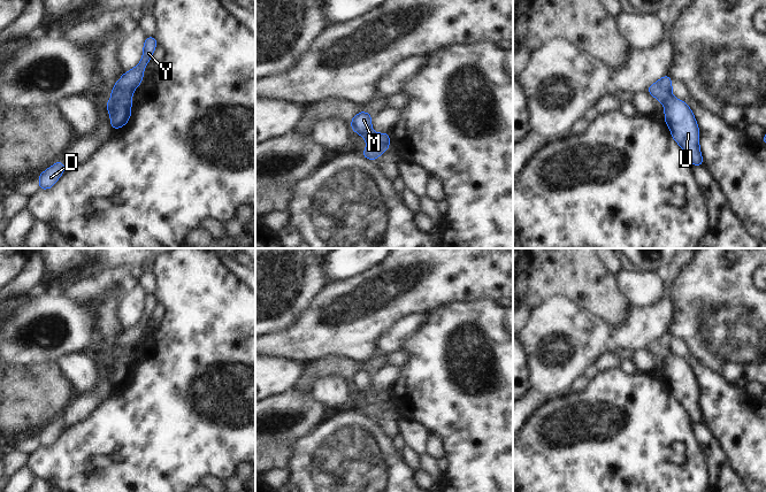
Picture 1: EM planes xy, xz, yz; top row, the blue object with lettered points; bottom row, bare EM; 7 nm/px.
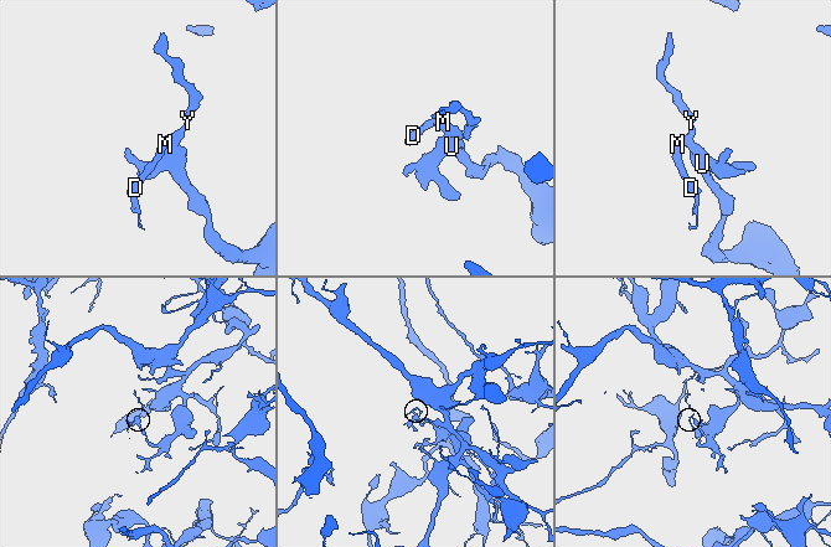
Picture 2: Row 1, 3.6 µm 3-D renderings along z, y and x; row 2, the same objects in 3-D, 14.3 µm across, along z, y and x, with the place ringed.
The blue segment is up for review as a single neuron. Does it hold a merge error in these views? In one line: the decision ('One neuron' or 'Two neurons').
Two neurons

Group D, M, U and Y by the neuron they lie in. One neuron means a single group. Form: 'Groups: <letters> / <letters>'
Groups: D M Y / U

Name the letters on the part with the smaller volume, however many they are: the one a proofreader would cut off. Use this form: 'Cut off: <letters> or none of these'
Cut off: D, M, Y

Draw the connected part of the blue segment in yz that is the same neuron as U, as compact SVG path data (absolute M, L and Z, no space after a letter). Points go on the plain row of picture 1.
M674 354L664 360L665 379L672 389L672 395L687 410L691 422L704 423L699 407L699 386L691 366Z

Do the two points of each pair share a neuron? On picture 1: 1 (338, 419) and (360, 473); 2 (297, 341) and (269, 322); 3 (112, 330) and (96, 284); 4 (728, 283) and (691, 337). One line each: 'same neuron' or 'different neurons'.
1: same neuron
2: different neurons
3: same neuron
4: same neuron

